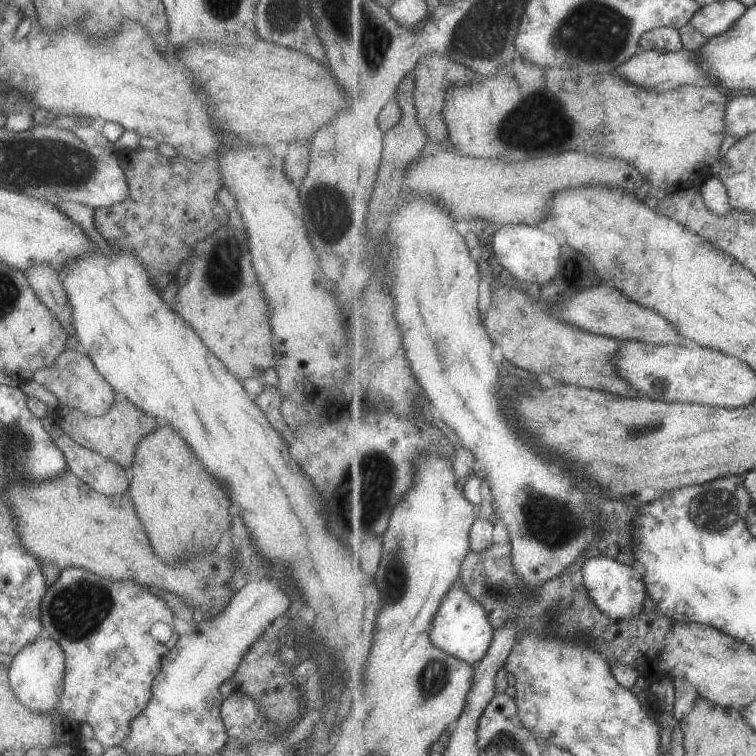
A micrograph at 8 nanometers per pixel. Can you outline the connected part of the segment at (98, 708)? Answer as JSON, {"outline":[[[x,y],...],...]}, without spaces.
{"outline":[[[83,568],[61,569],[57,580],[46,586],[40,602],[40,620],[45,636],[54,640],[63,651],[65,670],[63,692],[59,696],[59,712],[75,725],[84,722],[91,726],[94,739],[103,746],[121,746],[129,734],[129,722],[143,712],[151,700],[152,682],[160,669],[160,661],[175,644],[177,633],[164,644],[151,638],[149,628],[155,622],[173,624],[174,616],[165,602],[150,592],[149,587],[135,581],[111,582]]]}

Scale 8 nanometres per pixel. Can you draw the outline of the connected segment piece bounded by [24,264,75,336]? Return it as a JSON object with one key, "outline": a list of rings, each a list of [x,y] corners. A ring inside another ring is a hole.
{"outline":[[[33,264],[27,272],[24,272],[24,275],[31,290],[35,292],[37,300],[57,318],[57,322],[67,334],[75,336],[73,324],[71,324],[71,308],[67,304],[65,290],[61,286],[61,275],[53,268],[49,268],[47,264]]]}

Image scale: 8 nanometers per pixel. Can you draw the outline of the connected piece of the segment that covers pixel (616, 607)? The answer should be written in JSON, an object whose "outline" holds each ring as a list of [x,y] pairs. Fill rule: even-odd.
{"outline":[[[588,555],[581,563],[584,584],[597,606],[613,620],[629,620],[642,612],[645,596],[648,595],[644,576],[632,565],[617,562],[610,555]]]}

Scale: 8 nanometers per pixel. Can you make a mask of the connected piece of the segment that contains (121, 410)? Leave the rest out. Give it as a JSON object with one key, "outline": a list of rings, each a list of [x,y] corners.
{"outline":[[[120,397],[107,414],[100,418],[89,418],[88,415],[77,412],[74,408],[59,406],[54,421],[79,446],[115,462],[115,466],[119,464],[119,468],[124,469],[131,466],[139,439],[151,434],[159,425],[153,416],[141,412],[129,400]]]}

